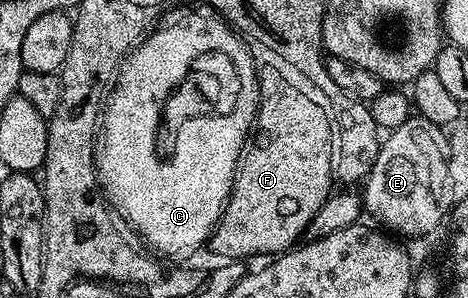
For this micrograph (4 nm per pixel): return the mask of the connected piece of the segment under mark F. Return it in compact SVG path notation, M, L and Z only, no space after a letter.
M263 64L259 69L259 104L255 118L255 128L252 130L251 136L246 140L245 146L241 149L241 154L237 160L237 174L233 176L233 189L229 193L229 199L225 203L221 219L217 223L217 228L213 230L213 236L211 238L211 246L213 245L214 251L221 256L221 259L246 259L245 257L253 257L256 253L277 255L294 248L298 244L299 238L304 234L307 223L311 223L315 211L319 211L319 207L323 207L323 203L331 196L329 184L334 184L335 178L333 176L333 168L331 167L330 110L308 88L305 88L306 90L300 89L292 81L294 78L284 68L281 69L276 69L273 65L264 66Z

